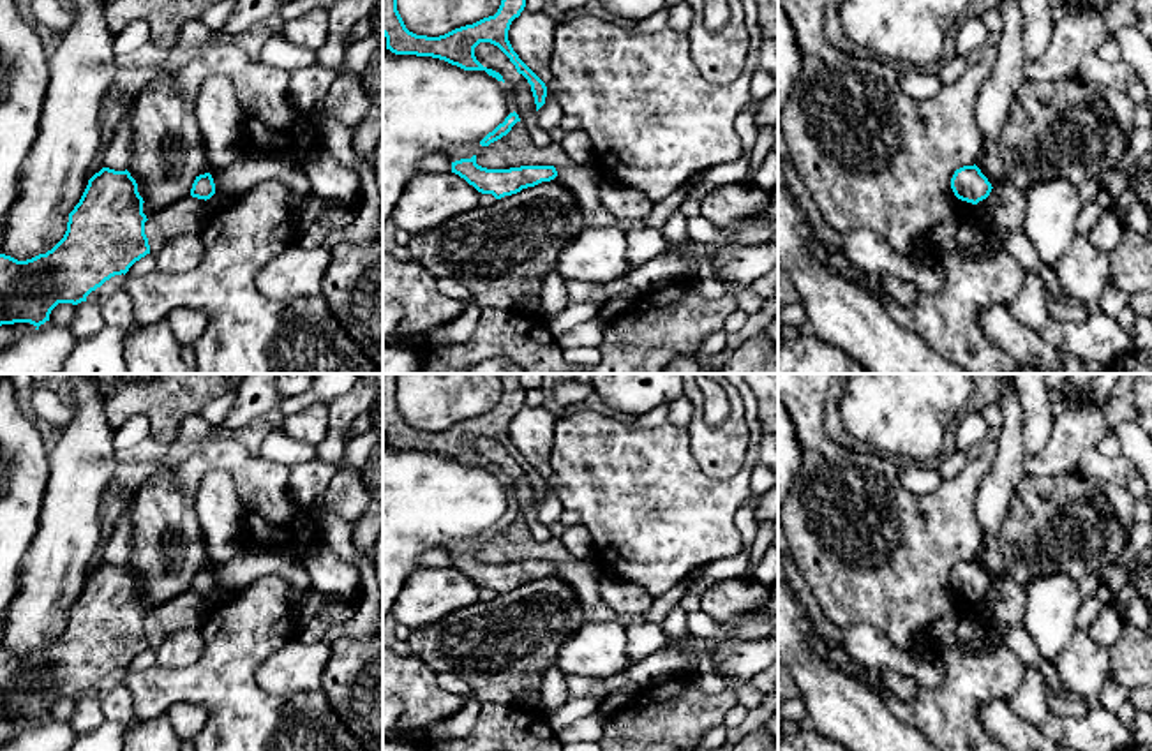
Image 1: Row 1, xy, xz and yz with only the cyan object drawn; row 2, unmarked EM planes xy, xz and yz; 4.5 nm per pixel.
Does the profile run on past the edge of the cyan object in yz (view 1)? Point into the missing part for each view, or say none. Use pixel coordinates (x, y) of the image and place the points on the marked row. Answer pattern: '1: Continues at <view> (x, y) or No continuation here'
1: No continuation here

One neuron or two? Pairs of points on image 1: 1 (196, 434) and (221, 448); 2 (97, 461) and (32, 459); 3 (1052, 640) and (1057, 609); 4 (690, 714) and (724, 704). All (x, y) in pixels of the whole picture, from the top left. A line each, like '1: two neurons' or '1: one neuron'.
1: two neurons
2: two neurons
3: one neuron
4: one neuron

